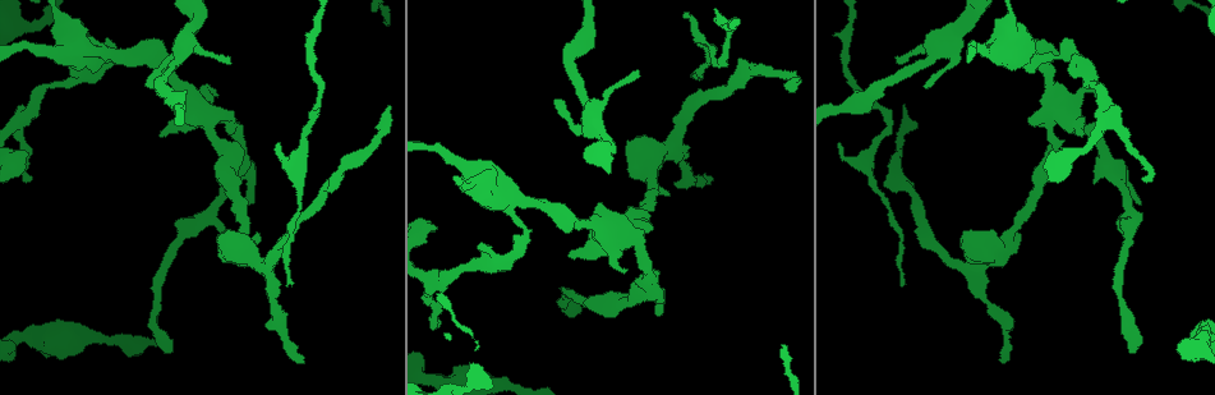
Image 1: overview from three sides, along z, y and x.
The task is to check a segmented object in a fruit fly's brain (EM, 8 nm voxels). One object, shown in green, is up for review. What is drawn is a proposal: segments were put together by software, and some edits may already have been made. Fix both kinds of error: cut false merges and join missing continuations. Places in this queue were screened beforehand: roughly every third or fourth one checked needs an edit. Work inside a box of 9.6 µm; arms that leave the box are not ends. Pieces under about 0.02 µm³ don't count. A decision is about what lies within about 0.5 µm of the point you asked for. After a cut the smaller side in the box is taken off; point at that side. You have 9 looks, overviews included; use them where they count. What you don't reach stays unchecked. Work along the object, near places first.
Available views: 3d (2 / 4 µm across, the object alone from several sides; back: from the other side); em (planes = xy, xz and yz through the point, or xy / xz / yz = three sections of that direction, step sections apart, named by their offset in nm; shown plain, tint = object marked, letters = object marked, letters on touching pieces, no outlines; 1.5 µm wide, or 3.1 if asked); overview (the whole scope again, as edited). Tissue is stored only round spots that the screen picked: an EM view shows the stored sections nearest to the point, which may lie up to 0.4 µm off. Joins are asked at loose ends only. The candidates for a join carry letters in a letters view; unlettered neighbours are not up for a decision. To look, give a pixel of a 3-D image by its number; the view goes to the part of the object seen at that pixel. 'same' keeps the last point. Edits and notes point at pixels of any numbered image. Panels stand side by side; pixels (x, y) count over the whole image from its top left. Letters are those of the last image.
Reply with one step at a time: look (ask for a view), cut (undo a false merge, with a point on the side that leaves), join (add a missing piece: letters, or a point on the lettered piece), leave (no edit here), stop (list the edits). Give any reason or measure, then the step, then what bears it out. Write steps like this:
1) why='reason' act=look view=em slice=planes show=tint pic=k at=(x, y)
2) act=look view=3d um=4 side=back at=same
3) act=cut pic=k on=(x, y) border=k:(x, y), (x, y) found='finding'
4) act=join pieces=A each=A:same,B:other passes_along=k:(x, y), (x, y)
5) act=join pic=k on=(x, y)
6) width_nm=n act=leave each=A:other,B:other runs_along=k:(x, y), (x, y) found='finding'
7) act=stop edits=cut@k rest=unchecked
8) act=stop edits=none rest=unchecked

why='end of a long branch' act=look view=em slice=planes show=letters pic=1 at=(292, 285)

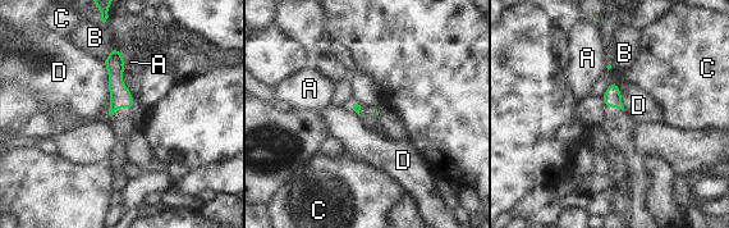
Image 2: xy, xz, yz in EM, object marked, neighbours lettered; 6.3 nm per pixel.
act=leave each=A:other,B:other,C:other,D:other border=2:(102, 60), (108, 71), (110, 115) found='no lettered piece goes on from it'

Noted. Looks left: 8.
why='end of a long branch' act=look view=3d um=4 pic=1 at=(578, 308)

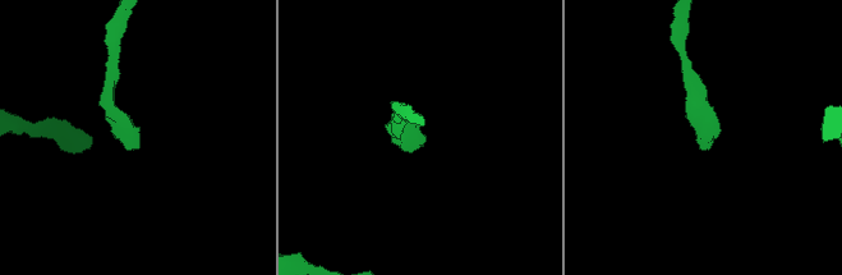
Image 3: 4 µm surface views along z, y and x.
act=look view=em slice=xz step=8 show=letters pic=3 at=(706, 149)

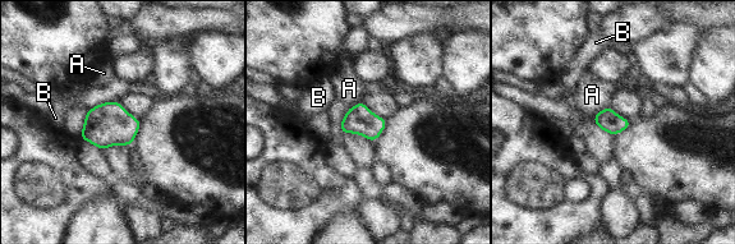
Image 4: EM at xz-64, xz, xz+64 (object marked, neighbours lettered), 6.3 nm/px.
act=leave each=A:other,B:other border=4:(361, 101), (345, 114), (341, 133) found='no lettered piece goes on from it'

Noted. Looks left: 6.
why='long arm stops here' act=look view=3d um=2 pic=1 at=(710, 182)

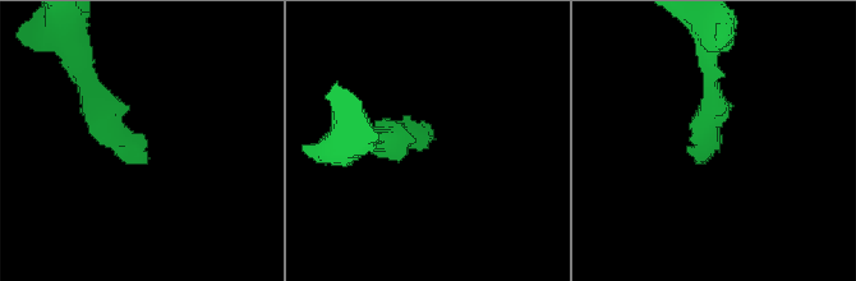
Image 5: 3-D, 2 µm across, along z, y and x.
why='shape alone is not enough' act=look view=em slice=planes show=letters pic=5 at=(704, 161)

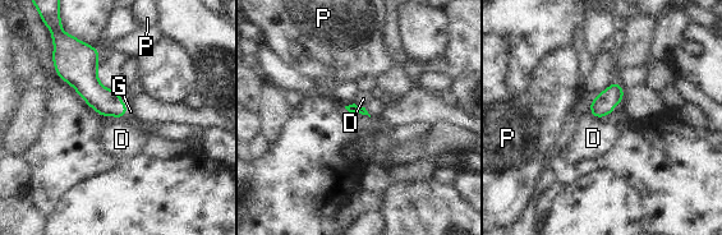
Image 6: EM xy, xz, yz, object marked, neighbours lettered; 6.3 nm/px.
act=join pic=6 on=(130, 115) each=D:other,G:same,P:other found='it goes on there'

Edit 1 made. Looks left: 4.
why='an open end' act=look view=em slice=planes show=letters pic=1 at=(441, 322)

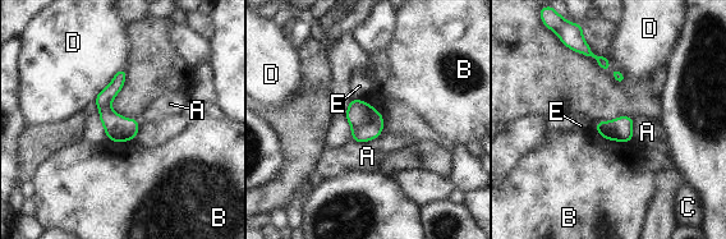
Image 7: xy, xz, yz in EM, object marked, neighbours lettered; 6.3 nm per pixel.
act=leave each=A:other,B:other,C:other,D:other,E:other border=7:(384, 129), (368, 141), (353, 142) found='none of them fits'

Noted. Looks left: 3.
act=stop edits=join@6 rest=unchecked

